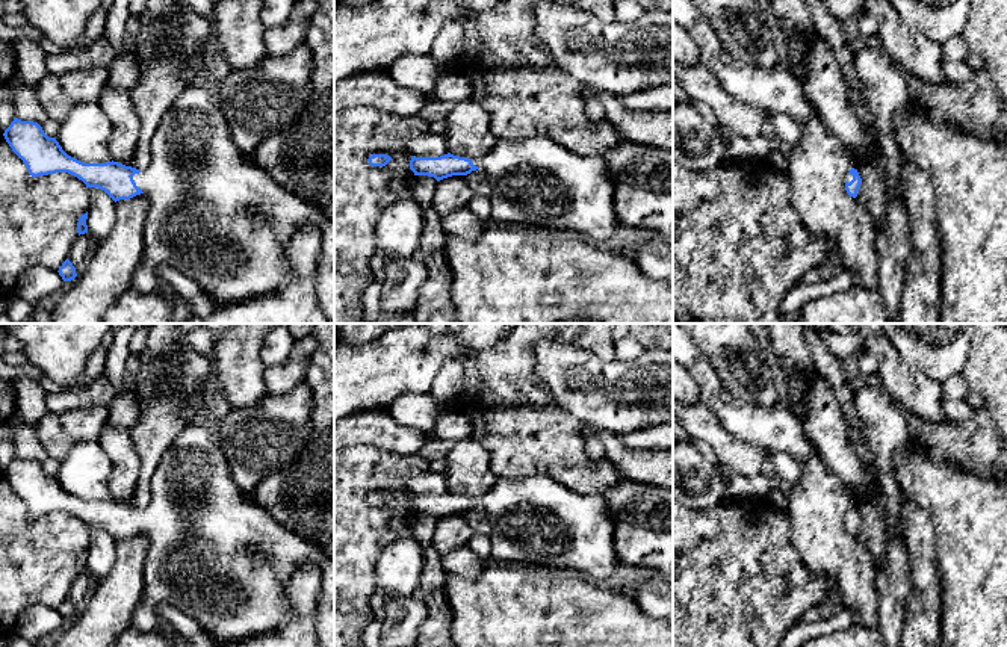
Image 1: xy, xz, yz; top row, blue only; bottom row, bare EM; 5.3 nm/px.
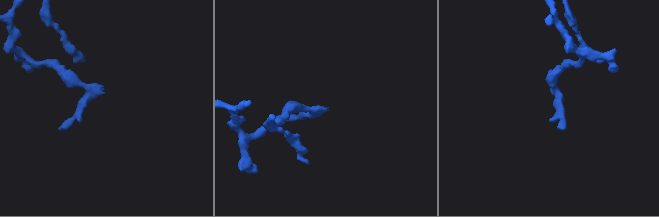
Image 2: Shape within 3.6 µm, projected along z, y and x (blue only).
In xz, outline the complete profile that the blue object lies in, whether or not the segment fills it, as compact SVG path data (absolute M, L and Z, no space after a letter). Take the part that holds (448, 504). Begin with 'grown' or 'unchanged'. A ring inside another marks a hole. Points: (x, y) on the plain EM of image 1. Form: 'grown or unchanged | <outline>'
grown | M531 475L520 481L499 478L491 490L473 499L451 491L440 496L413 494L410 508L414 514L434 515L437 520L484 508L491 522L490 558L500 564L582 570L597 580L609 579L618 564L615 526L605 499L579 494L547 475Z

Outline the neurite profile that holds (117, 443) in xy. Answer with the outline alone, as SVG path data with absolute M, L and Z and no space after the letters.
M104 425L97 441L112 461L109 478L112 499L127 505L133 499L141 470L130 429Z

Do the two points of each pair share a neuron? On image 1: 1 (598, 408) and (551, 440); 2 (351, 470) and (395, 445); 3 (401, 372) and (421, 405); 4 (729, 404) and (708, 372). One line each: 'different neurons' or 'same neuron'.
1: different neurons
2: different neurons
3: different neurons
4: same neuron

